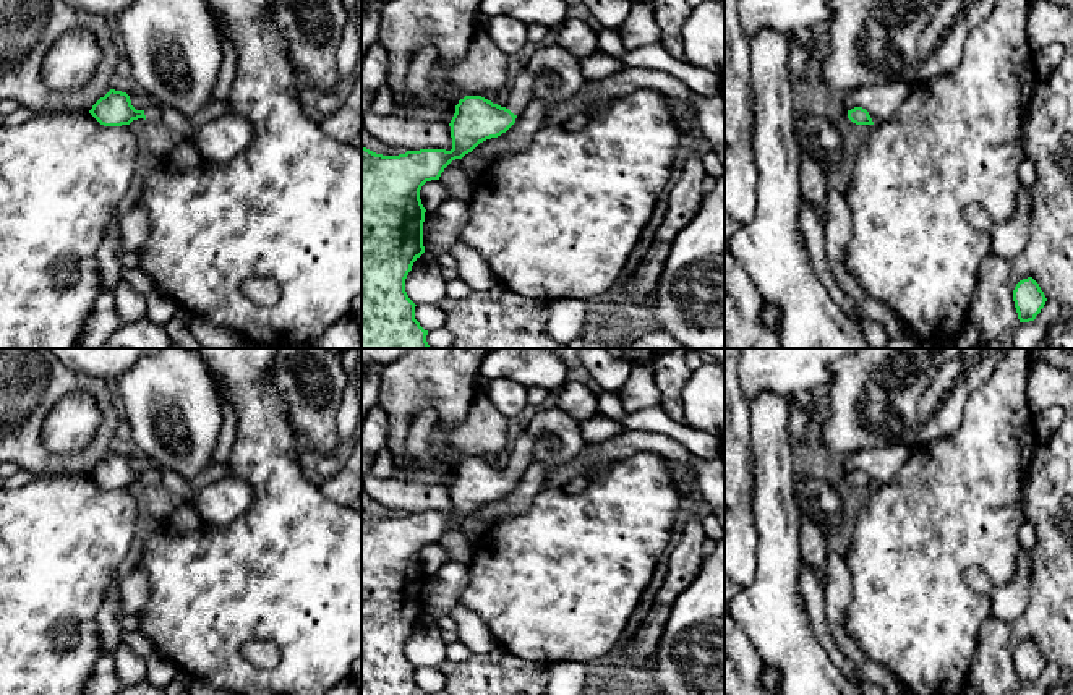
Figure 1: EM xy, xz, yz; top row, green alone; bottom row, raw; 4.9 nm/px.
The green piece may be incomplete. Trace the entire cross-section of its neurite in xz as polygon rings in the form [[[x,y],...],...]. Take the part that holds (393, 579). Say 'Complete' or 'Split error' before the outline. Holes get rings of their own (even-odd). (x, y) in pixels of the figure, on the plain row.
Split error. [[[524,429],[512,446],[504,470],[481,458],[465,458],[459,463],[449,486],[451,514],[420,512],[383,518],[361,509],[361,695],[428,695],[415,682],[417,667],[405,654],[405,642],[413,625],[425,616],[426,572],[420,552],[426,544],[439,543],[452,523],[462,522],[480,505],[506,496],[533,462],[532,439]]]

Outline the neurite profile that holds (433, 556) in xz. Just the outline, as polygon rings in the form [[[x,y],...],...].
[[[439,543],[426,544],[420,552],[420,562],[425,572],[436,572],[447,561],[447,554]]]

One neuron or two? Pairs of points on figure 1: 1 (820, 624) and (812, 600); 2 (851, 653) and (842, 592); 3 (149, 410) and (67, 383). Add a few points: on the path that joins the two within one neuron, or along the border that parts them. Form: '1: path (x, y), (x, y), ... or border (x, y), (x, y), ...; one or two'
1: path (817, 618), (816, 606); one
2: path (842, 639), (837, 631), (837, 606); one
3: border (112, 386), (119, 400); two

